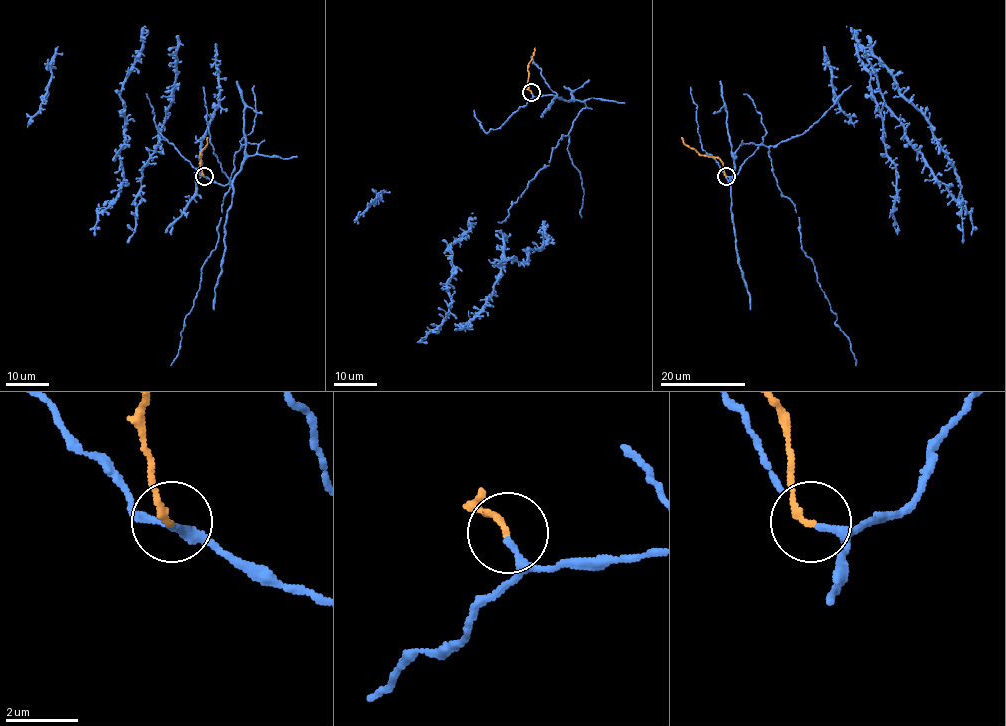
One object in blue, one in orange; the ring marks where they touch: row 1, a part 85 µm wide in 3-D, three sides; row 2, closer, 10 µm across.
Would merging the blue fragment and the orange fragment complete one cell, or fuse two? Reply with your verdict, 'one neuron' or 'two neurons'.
one neuron

